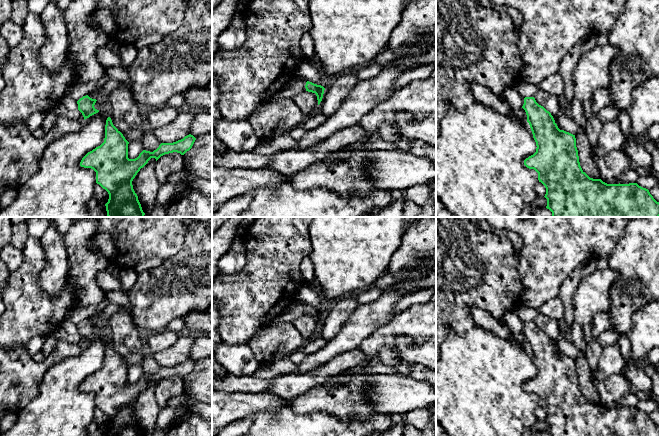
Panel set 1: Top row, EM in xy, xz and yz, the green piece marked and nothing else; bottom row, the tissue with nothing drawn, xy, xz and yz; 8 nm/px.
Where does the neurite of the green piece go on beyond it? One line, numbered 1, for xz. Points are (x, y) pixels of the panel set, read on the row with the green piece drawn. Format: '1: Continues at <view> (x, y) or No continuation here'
1: No continuation here

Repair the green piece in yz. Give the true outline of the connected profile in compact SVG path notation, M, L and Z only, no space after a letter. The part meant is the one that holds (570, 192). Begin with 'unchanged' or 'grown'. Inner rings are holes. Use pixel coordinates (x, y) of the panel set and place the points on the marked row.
unchanged | M525 97L522 108L537 146L536 152L524 160L524 165L538 173L539 182L546 188L546 208L552 212L552 217L659 217L659 202L648 189L637 183L607 184L601 179L590 178L580 166L575 135L560 130L551 113L539 105L534 97Z

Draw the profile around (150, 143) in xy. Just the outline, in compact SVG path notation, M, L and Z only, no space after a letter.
M146 127L142 139L142 144L144 150L153 152L159 147L161 142L156 138L156 136L153 133L153 130Z

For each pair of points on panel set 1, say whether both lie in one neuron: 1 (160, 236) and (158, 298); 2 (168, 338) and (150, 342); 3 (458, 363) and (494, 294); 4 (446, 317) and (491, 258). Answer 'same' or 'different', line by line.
1: different
2: same
3: different
4: same

